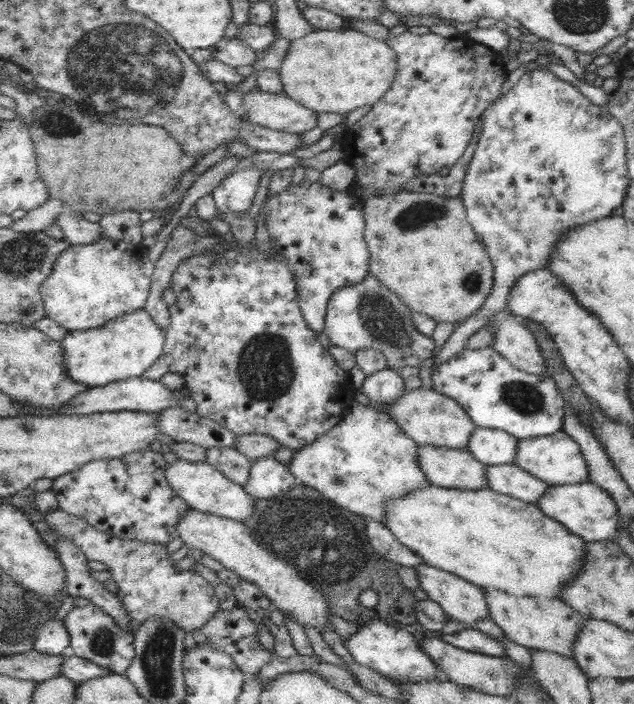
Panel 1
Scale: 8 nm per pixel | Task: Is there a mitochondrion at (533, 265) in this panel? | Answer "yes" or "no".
no

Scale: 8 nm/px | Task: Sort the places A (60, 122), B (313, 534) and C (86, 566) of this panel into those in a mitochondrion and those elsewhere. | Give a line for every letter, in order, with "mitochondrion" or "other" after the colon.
A: mitochondrion
B: mitochondrion
C: other

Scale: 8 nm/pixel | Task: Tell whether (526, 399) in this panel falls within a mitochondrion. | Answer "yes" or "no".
yes

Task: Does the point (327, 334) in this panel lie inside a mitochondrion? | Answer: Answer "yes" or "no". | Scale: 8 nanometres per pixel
no

